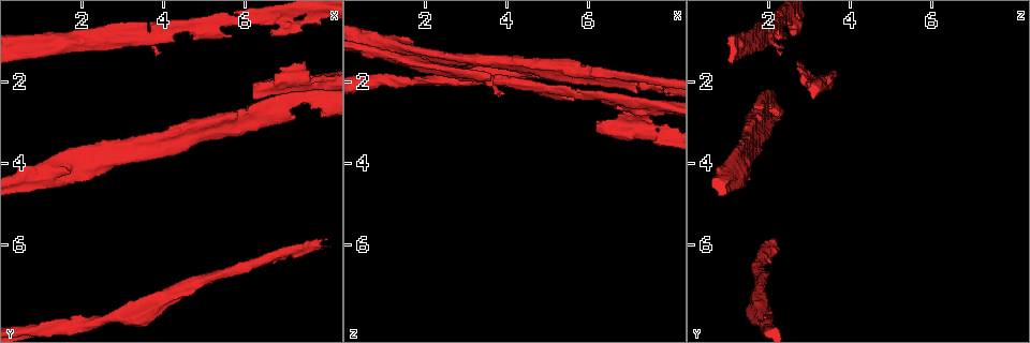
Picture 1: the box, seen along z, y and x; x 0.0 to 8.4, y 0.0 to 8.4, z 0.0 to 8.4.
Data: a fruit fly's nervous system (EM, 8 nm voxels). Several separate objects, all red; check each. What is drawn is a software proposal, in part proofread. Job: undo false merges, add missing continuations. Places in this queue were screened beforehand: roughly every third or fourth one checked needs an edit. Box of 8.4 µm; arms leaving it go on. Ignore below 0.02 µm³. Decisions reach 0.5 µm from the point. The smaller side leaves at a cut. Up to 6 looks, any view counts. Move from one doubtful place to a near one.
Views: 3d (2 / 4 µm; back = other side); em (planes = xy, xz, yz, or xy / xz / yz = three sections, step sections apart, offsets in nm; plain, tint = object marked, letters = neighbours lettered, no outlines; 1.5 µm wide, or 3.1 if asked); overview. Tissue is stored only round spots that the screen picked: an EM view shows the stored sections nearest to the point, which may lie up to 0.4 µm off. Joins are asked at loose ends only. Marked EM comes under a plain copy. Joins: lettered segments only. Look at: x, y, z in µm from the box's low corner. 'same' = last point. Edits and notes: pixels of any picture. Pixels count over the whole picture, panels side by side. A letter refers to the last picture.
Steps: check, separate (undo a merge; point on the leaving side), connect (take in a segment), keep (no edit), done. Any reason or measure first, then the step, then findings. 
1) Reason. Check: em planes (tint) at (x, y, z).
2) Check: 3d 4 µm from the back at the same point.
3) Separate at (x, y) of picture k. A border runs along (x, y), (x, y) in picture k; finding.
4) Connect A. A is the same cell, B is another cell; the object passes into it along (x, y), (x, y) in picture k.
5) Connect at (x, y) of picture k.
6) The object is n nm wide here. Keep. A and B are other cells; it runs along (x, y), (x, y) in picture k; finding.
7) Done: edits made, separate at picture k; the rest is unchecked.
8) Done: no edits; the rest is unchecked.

Check: em xz step 4 (letters) at (5.45, 3.35, 2.00).

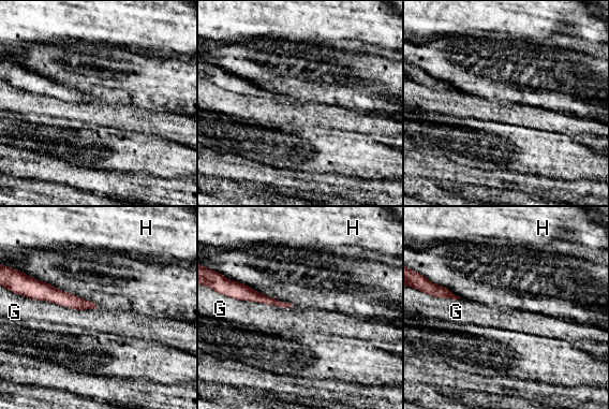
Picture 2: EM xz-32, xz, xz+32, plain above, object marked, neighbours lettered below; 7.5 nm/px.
Check: em xy step 4 (letters) at the same point.

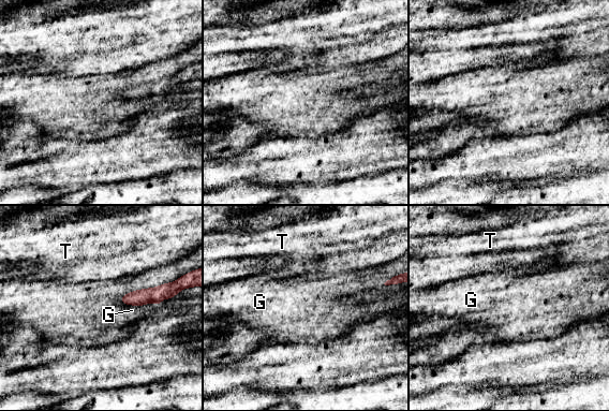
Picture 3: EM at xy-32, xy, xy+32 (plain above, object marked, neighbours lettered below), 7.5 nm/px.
The longest contact is with G, 340 nm. Keep. G and T are other cells; a border runs along (169, 298), (157, 304), (127, 305) in picture 3; no lettered segment goes on from it.

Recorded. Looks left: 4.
Arms part here. Check: em planes (tint) at (2.90, 3.80, 1.45).

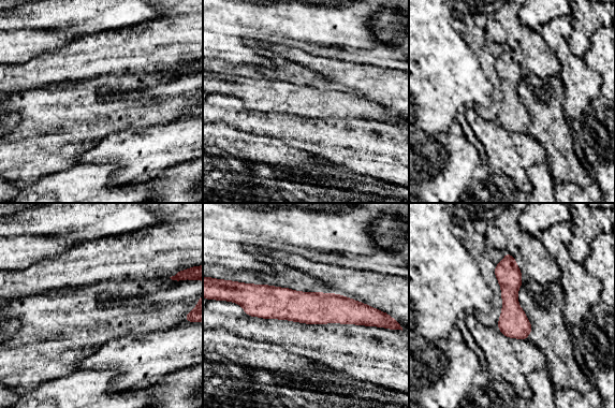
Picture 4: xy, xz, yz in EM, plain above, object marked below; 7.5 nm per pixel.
What lies round it. Check: em planes (letters) at the same point.

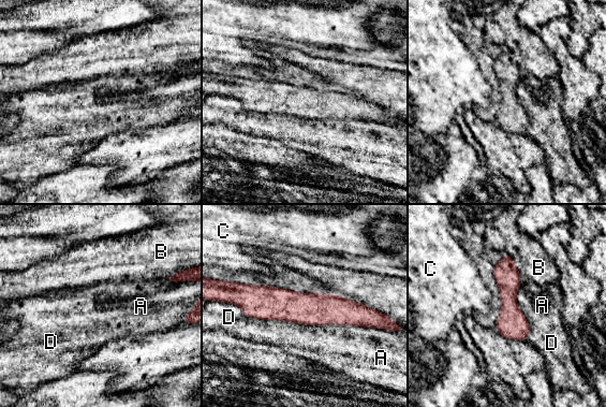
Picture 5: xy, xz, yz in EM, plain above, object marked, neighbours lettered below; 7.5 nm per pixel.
The object is 220 nm wide here. Keep. A, B, C and D are other cells; it runs along (242, 301), (367, 314) in picture 5; continuous, no second neuron.

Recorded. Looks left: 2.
Free end. Check: 3d 4 µm at (7.15, 3.00, 2.30).

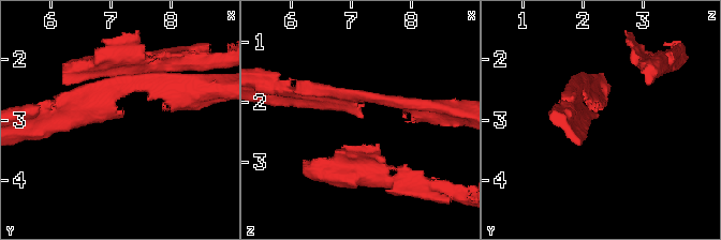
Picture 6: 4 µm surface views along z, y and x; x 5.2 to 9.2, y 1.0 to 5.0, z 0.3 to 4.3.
Now the EM. Check: em planes (letters) at (7.20, 2.95, 2.20).

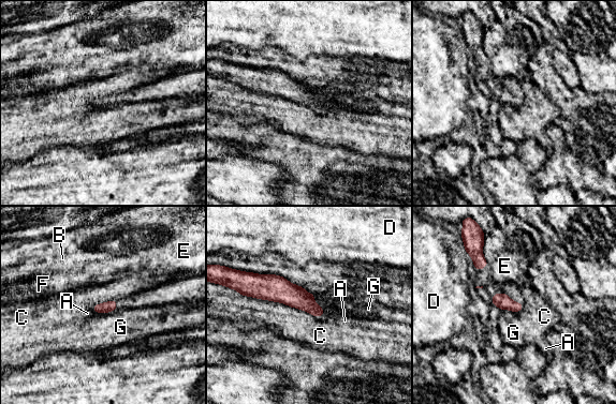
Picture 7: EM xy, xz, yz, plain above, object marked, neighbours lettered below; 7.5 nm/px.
Keep. A, B, C, D, E, F and G are other cells; a border runs along (116, 309), (101, 313) in picture 7; no lettered segment goes on from it.

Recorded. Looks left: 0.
Done: no edits; the rest is unchecked.

